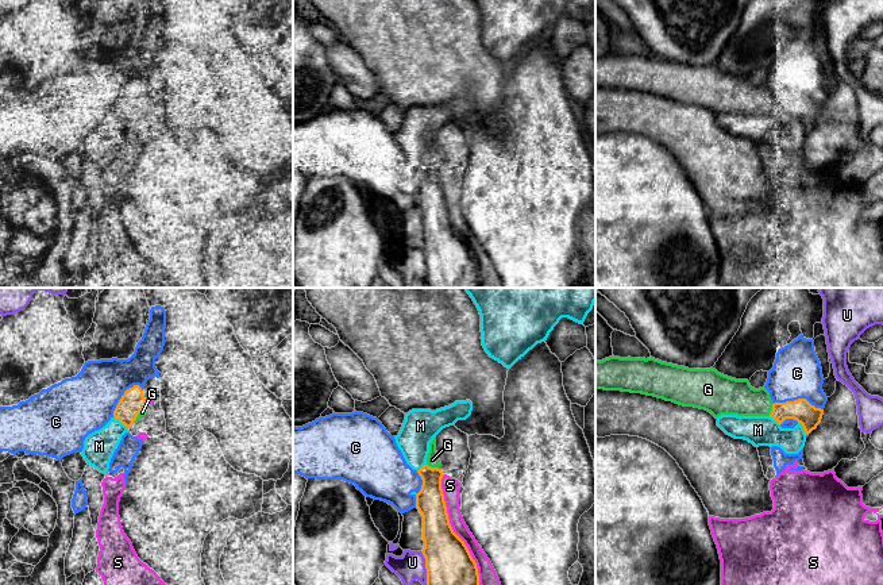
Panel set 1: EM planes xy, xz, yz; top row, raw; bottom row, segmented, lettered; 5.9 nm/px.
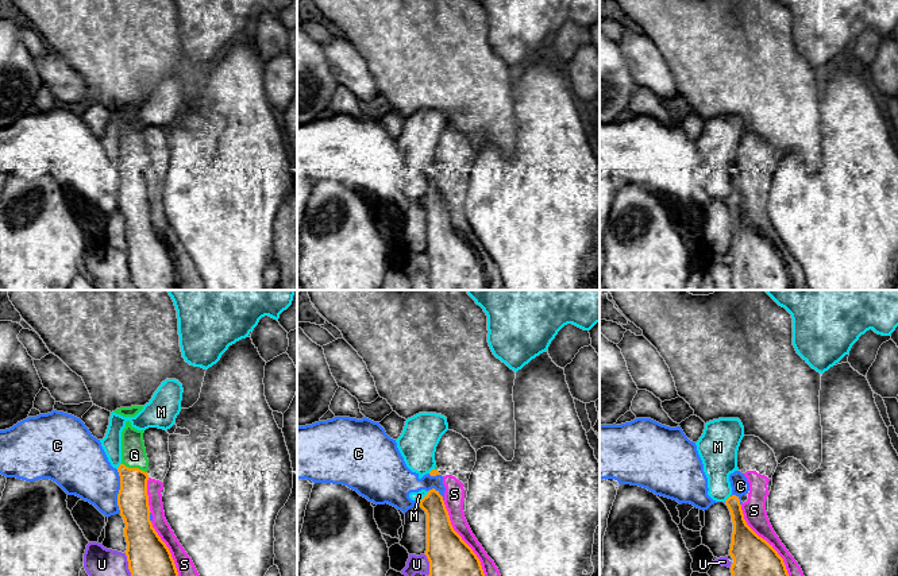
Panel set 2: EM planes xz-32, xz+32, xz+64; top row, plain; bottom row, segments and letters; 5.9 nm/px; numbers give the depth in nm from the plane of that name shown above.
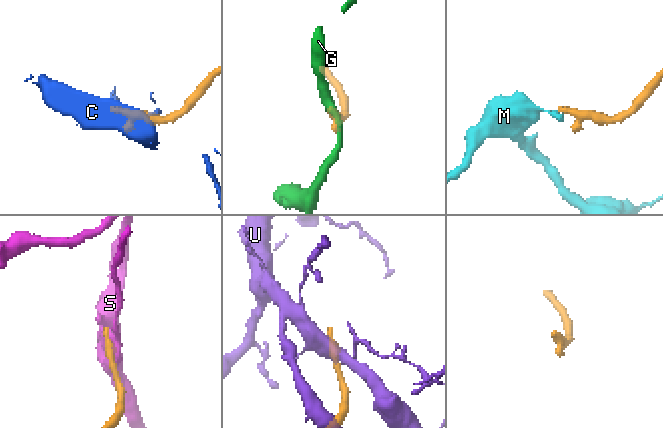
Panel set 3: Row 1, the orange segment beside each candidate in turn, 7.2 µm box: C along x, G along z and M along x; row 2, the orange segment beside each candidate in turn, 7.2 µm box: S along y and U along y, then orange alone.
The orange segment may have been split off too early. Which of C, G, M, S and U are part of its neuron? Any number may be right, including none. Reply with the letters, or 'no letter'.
G

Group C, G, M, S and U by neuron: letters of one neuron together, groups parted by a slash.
C / G / M / S / U

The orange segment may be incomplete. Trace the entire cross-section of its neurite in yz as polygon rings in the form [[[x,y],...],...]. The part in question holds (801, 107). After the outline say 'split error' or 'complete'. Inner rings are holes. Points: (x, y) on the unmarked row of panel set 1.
[[[609,54],[595,58],[595,86],[641,91],[672,99],[683,104],[694,104],[710,109],[716,116],[721,112],[770,113],[782,122],[794,116],[809,132],[821,120],[824,107],[815,105],[806,96],[774,100],[763,84],[755,86],[748,77],[736,77],[718,70],[716,66],[689,66],[655,55]]]; split error

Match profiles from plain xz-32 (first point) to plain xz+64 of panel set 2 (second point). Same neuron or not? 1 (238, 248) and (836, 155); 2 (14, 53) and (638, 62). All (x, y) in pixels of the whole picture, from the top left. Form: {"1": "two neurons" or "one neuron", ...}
{"1": "one neuron", "2": "two neurons"}

